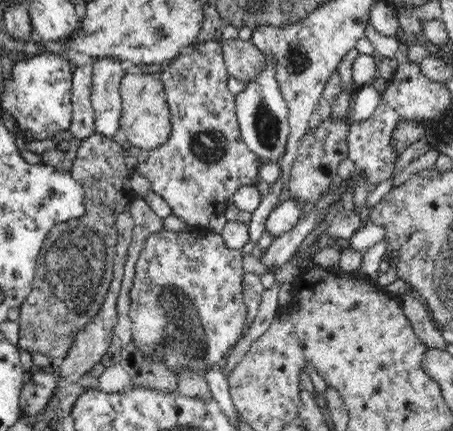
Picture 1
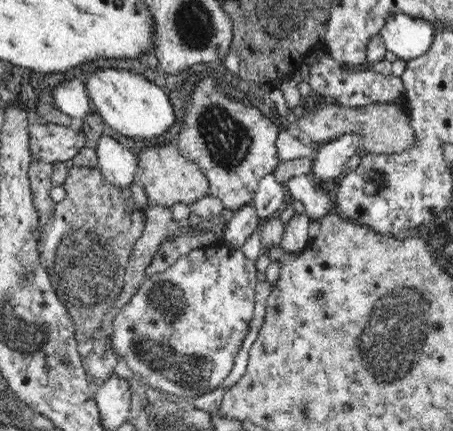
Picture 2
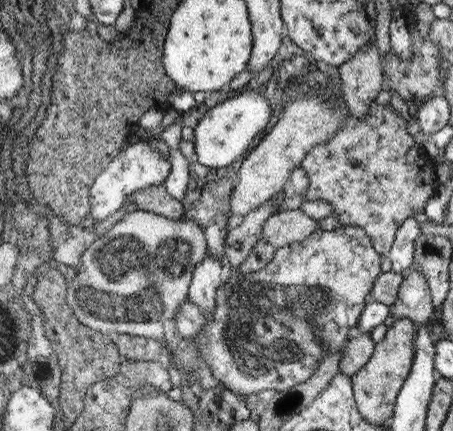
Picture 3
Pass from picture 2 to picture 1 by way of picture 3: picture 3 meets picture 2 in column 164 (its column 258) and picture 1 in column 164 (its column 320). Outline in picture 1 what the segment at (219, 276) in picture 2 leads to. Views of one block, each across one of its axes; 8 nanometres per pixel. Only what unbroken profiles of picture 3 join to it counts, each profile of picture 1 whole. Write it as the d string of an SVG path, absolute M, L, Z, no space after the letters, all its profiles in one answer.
M182 230L182 232L158 232L148 236L142 254L136 262L136 274L130 288L130 312L132 320L132 344L146 358L162 360L172 374L184 374L184 370L194 370L204 376L212 366L222 366L232 346L244 336L248 306L244 302L242 270L244 254L226 246L222 234L210 230Z

